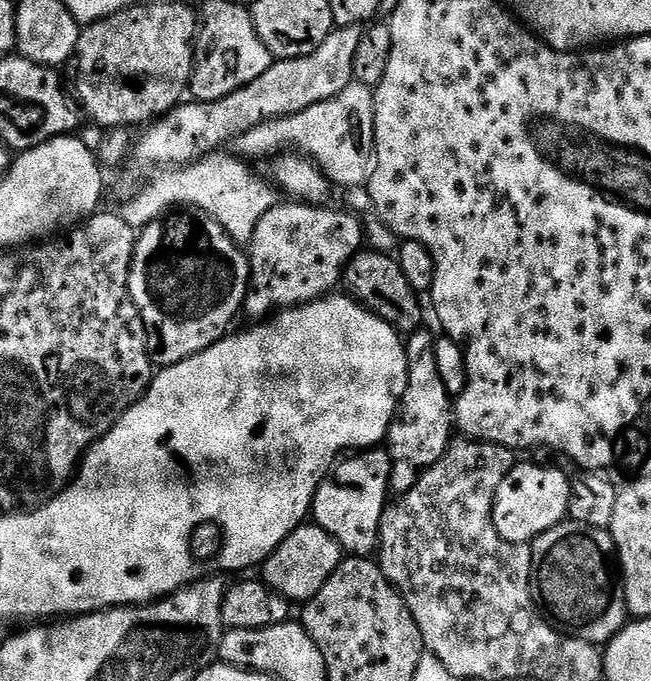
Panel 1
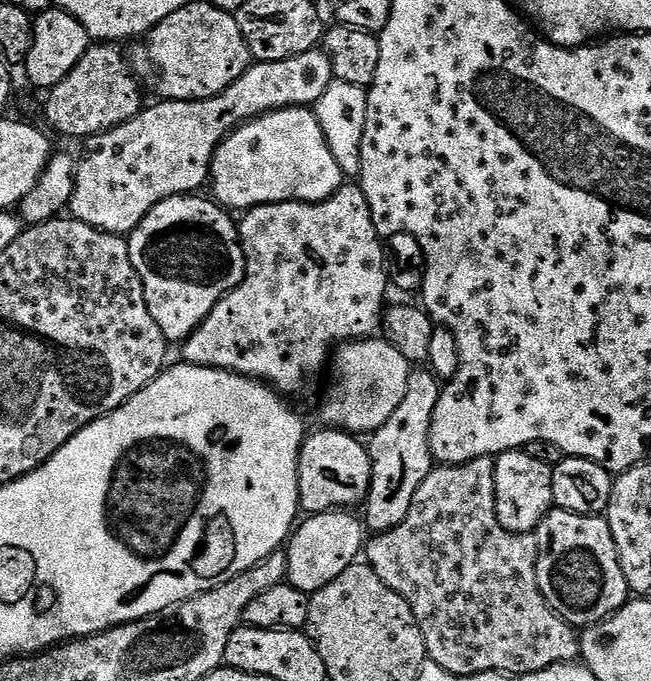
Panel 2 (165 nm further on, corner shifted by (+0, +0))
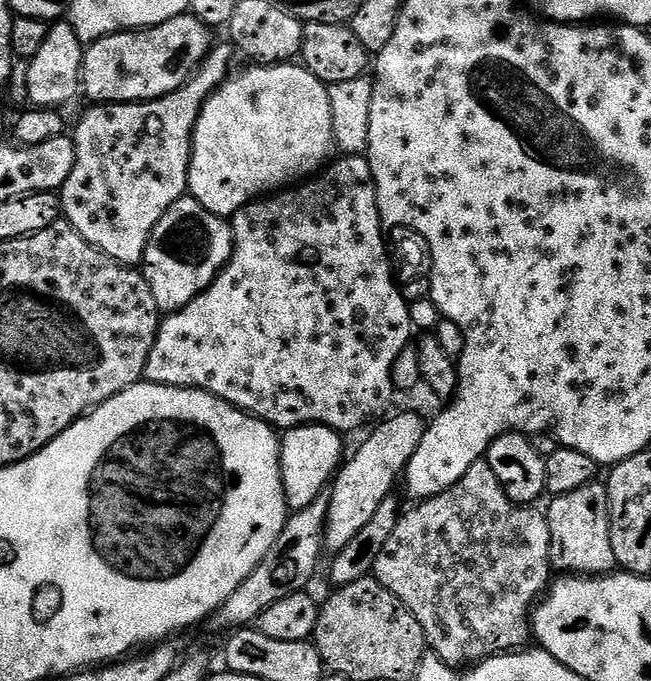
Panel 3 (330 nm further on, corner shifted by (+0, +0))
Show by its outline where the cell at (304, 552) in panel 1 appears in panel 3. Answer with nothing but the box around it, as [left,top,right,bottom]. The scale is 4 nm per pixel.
[324,412,426,553]

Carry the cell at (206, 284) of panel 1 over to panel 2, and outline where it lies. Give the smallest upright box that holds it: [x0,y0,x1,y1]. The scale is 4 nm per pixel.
[127,194,244,342]

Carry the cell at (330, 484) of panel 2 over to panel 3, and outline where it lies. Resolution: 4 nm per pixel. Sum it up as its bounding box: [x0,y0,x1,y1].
[280,424,345,512]

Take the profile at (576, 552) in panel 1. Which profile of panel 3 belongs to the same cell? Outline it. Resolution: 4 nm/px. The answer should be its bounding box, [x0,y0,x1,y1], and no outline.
[546,482,617,576]

